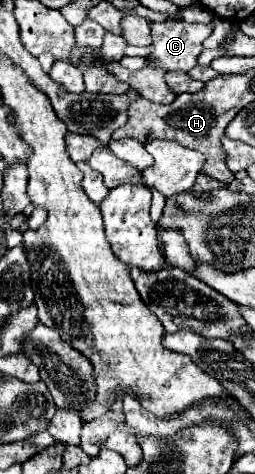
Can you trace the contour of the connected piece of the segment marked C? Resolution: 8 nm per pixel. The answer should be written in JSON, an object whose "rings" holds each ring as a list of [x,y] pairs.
{"rings":[[[166,20],[152,24],[152,54],[146,66],[188,72],[196,66],[202,42],[212,34],[210,24]]]}

